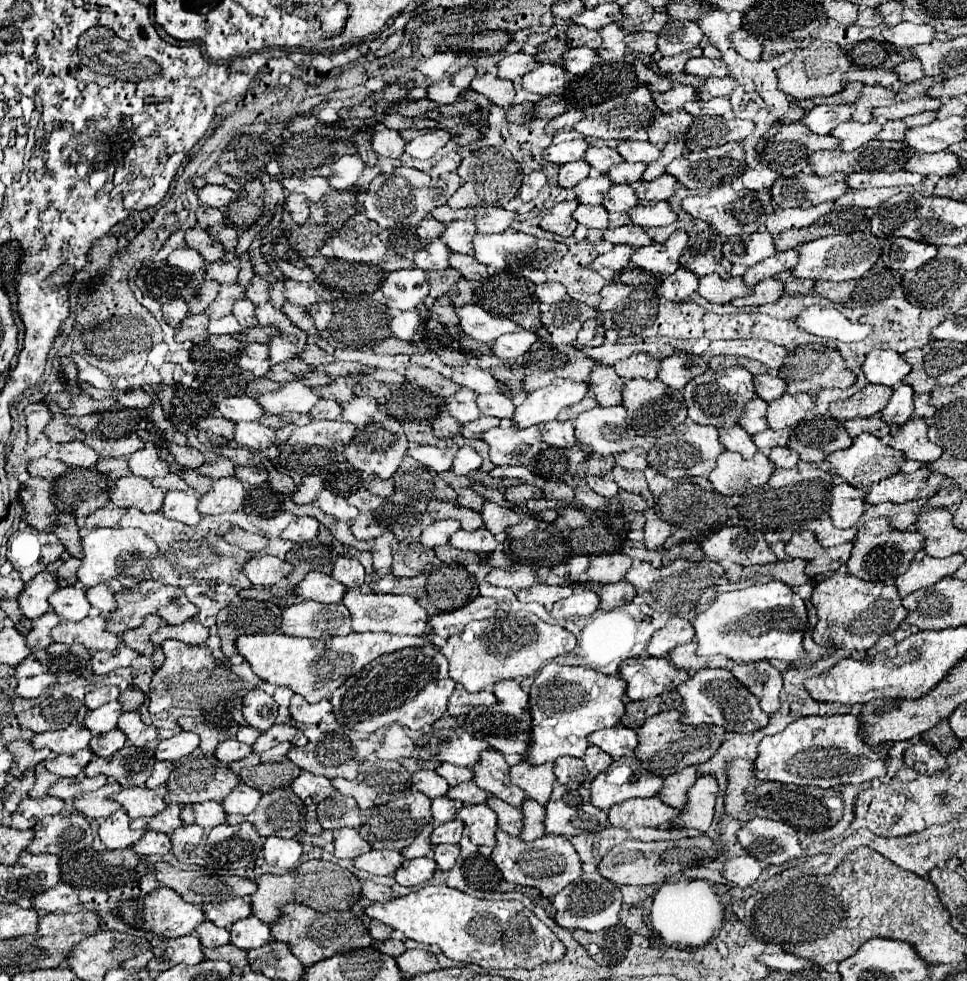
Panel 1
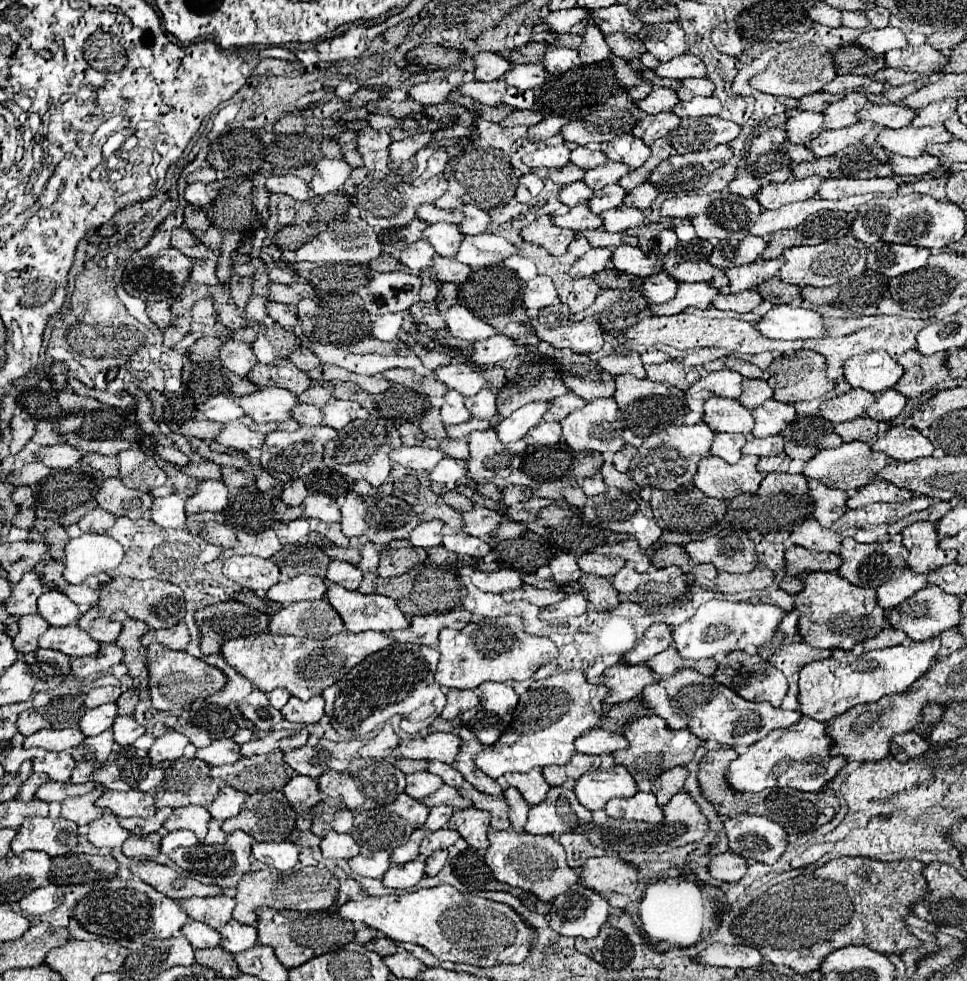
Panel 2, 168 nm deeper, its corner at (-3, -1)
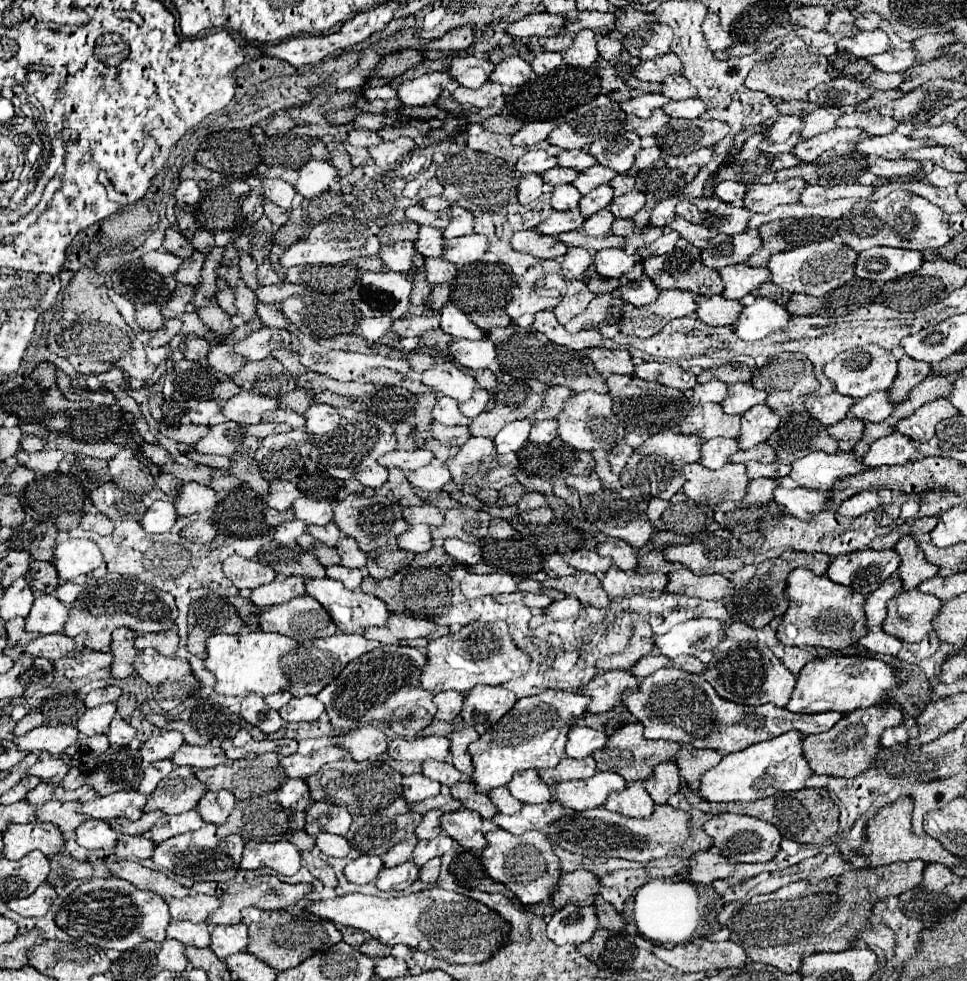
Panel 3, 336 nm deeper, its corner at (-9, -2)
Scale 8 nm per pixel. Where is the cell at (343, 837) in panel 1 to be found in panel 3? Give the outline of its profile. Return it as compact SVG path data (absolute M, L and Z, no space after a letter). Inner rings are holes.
M318 834L316 836L316 846L320 852L336 858L346 858L350 852L350 846L344 836L334 836L334 834Z

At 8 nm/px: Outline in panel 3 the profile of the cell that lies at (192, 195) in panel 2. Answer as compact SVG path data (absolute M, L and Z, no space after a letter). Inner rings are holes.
M180 180L174 196L176 196L178 202L196 204L202 198L202 192L200 192L200 188L198 188L198 184L194 180Z

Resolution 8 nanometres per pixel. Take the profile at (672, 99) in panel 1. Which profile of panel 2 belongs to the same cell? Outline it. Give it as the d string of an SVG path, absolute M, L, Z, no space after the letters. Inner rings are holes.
M660 87L656 91L652 91L646 99L638 101L638 107L644 109L646 113L662 113L662 111L672 111L674 105L678 105L680 99L676 95L676 91L672 89L666 89L666 87Z

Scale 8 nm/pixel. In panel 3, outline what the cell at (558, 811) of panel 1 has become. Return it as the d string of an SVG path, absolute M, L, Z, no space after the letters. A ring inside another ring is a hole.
M552 800L552 802L544 802L544 804L534 804L534 806L524 804L522 810L518 814L512 814L512 816L496 814L492 818L492 822L518 836L518 834L524 834L528 830L548 828L548 824L552 824L554 818L560 818L562 812L564 812L564 808Z

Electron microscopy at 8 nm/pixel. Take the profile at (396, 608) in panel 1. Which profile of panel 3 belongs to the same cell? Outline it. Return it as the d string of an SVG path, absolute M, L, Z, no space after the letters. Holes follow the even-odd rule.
M306 578L304 584L306 584L306 594L322 604L322 608L330 614L330 618L342 632L352 634L352 632L362 632L368 626L382 626L390 616L386 604L380 598L364 594L360 588L346 590L342 582L330 578Z

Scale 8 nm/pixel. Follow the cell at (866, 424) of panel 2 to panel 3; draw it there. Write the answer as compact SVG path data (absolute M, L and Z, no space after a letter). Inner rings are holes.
M844 418L838 424L828 426L826 432L838 442L838 448L842 452L852 452L854 444L862 438L864 422L860 422L858 418Z

